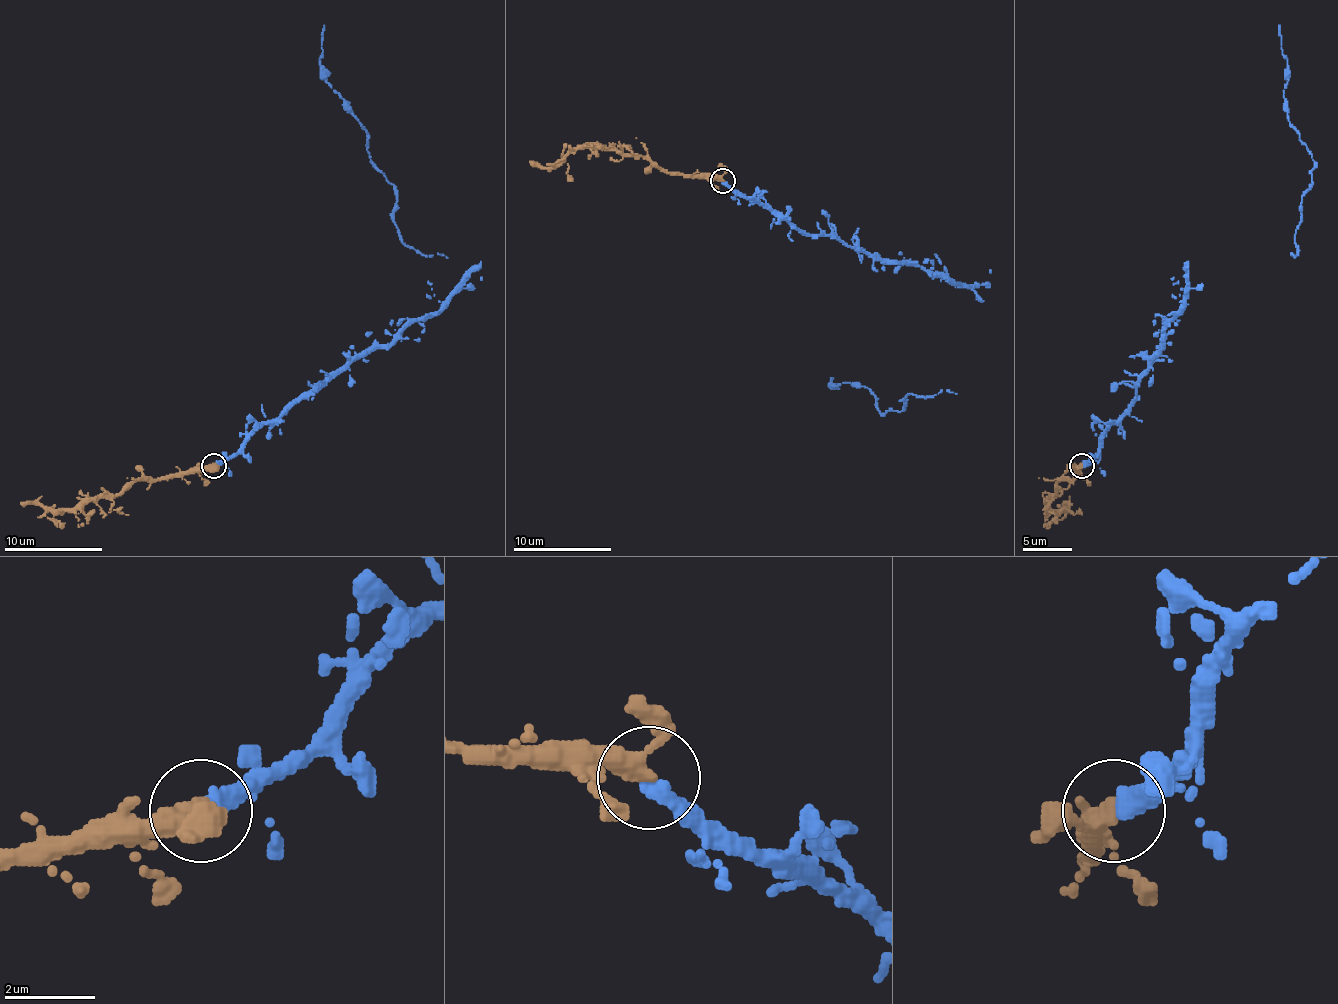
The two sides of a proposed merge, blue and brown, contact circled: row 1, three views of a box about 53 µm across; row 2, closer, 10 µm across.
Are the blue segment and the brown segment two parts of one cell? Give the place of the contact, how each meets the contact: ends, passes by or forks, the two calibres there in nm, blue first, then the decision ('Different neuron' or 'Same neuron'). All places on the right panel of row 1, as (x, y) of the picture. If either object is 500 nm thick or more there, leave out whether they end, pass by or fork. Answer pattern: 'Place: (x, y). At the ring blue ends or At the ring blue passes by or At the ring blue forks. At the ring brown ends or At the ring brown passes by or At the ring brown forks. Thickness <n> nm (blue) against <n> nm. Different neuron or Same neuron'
Place: (1081, 465). At the ring blue ends. At the ring brown passes by. Thickness 440 nm (blue) against 320 nm. Same neuron

